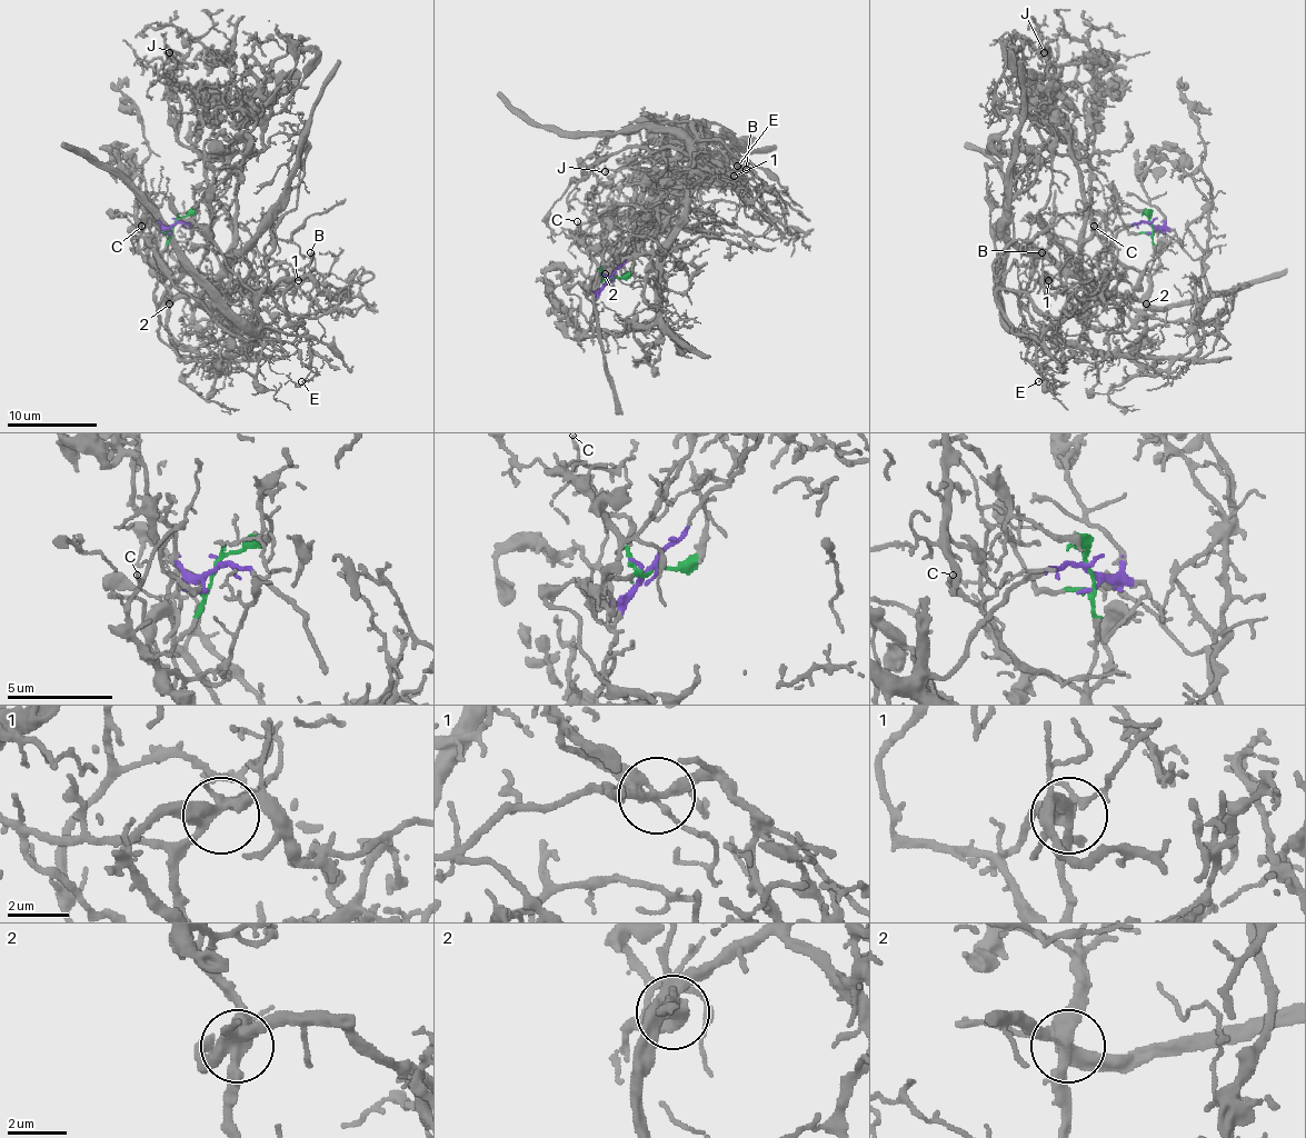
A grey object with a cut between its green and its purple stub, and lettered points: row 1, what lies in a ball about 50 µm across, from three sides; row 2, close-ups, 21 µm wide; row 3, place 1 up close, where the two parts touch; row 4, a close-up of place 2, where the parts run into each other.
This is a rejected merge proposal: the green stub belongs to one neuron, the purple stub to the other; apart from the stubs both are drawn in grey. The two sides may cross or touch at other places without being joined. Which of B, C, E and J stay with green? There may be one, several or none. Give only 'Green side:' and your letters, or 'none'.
Green side: C, E

